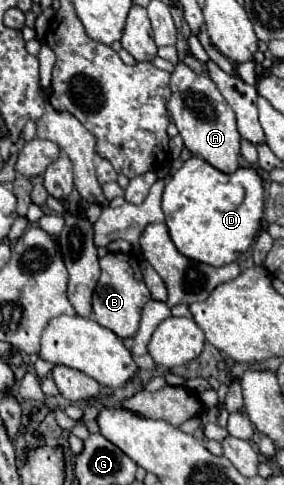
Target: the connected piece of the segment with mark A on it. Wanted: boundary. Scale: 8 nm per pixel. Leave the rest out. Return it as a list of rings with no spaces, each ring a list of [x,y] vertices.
[[[179,62],[171,74],[169,84],[169,112],[181,138],[185,140],[185,148],[195,156],[203,156],[213,168],[219,168],[221,172],[235,172],[241,166],[241,136],[237,130],[235,112],[225,102],[213,80],[207,78],[207,74],[197,74]]]

